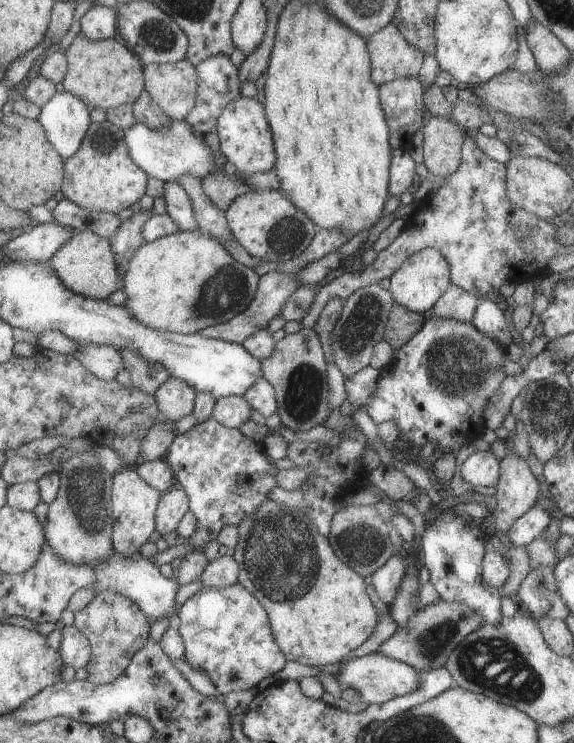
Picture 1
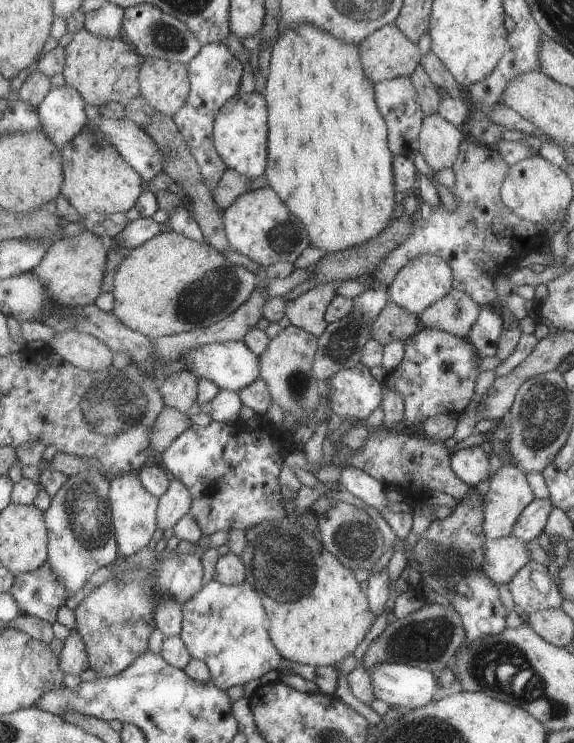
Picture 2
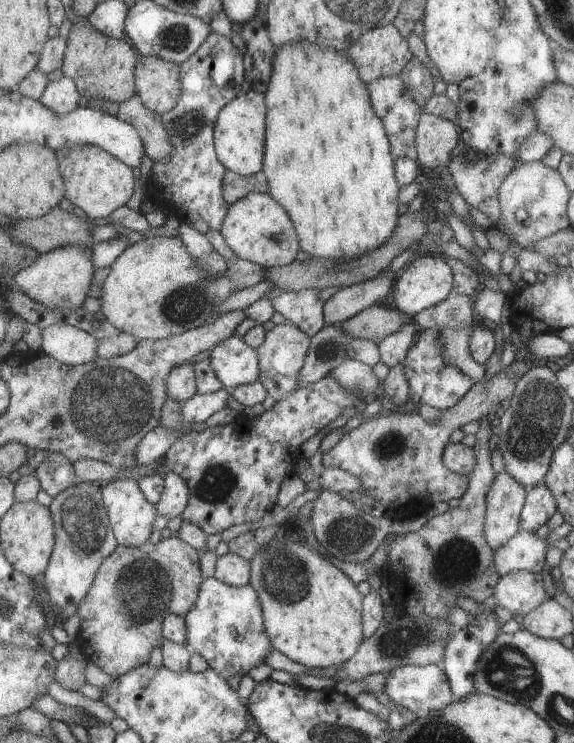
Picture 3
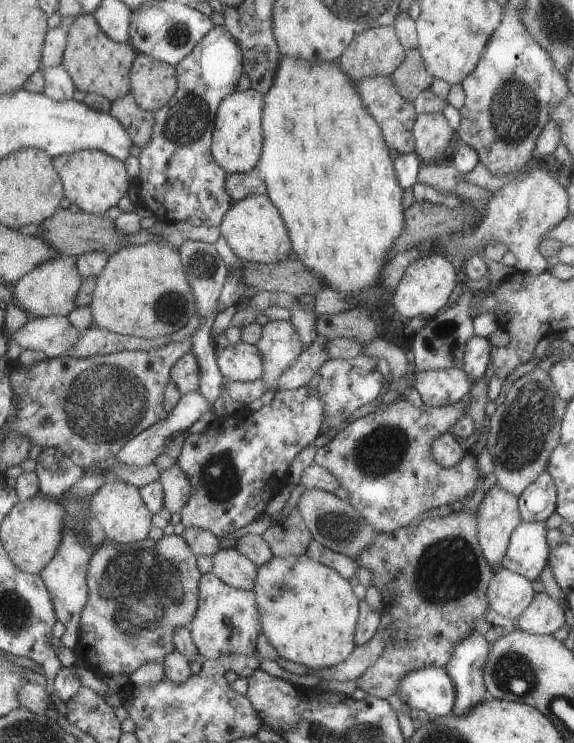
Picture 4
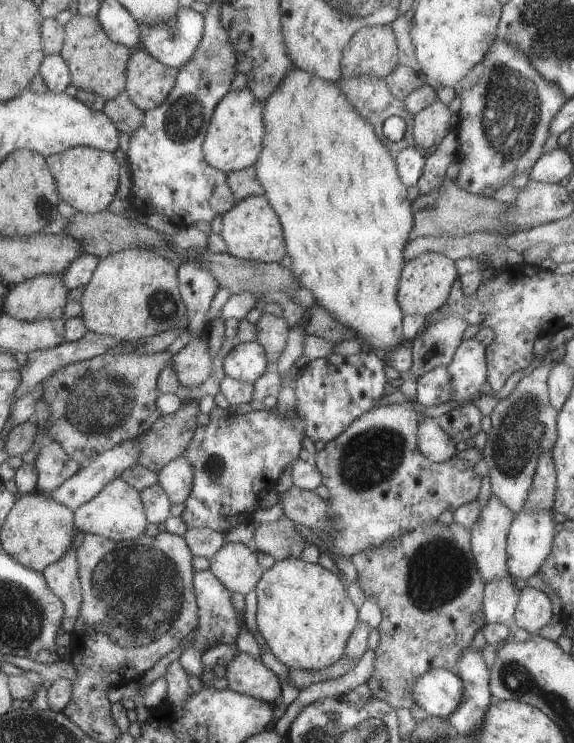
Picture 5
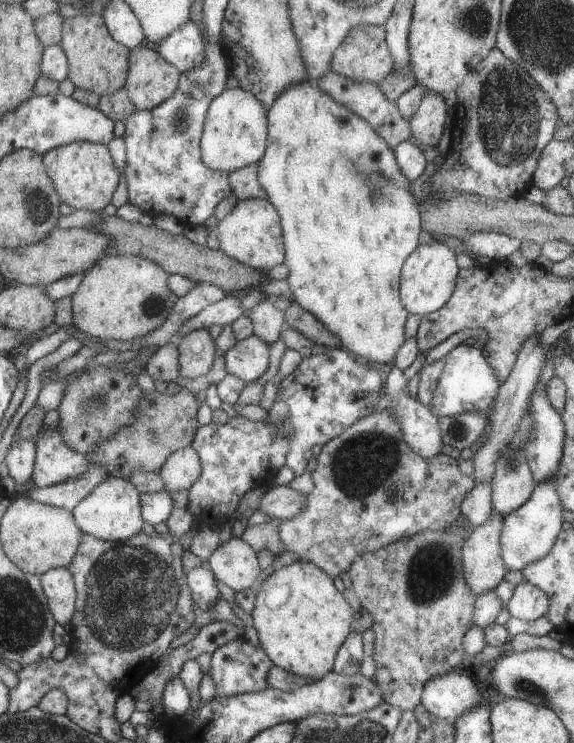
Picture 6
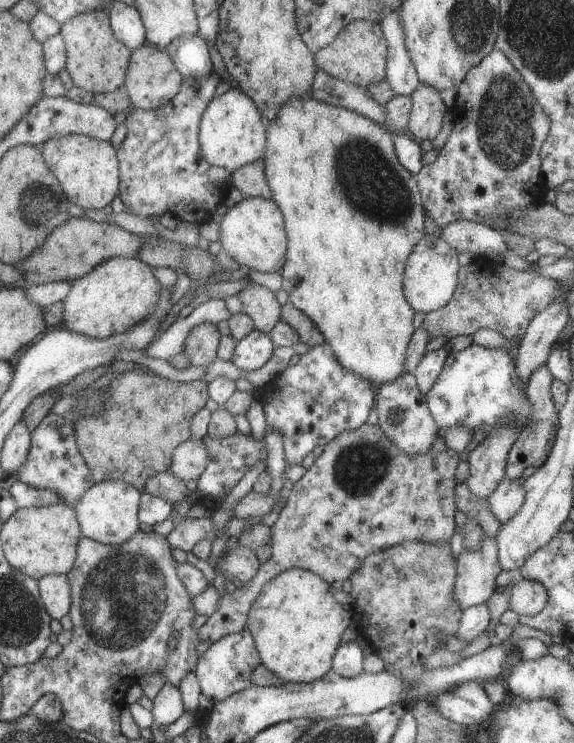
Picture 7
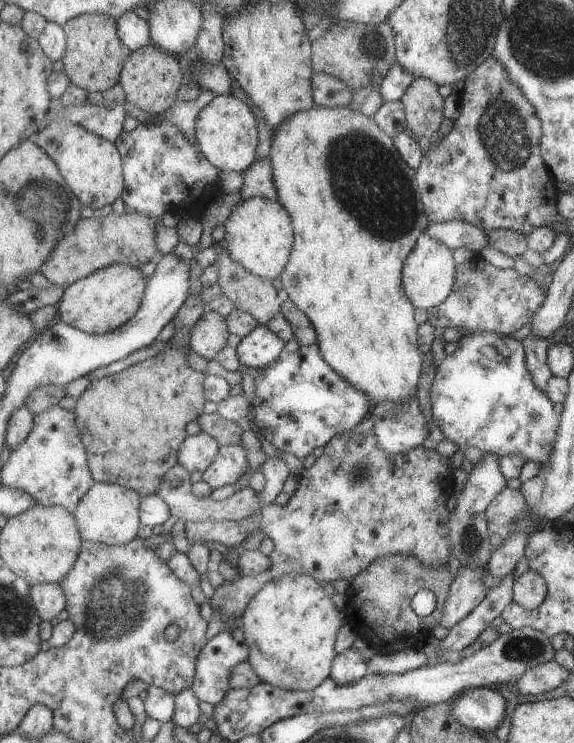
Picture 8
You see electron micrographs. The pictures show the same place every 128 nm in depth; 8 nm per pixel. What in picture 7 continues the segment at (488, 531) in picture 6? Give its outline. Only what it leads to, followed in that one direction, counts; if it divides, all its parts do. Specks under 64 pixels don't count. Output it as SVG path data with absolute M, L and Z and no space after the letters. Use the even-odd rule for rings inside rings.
M484 536L478 550L462 550L457 558L456 602L466 609L495 600L495 581L502 569L496 536Z

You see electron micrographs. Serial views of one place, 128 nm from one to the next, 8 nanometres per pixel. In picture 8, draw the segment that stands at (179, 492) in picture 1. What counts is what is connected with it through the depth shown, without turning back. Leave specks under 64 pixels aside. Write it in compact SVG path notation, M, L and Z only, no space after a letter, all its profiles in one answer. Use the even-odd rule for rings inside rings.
M205 432L189 435L180 445L177 463L188 472L204 472L218 454L220 445Z

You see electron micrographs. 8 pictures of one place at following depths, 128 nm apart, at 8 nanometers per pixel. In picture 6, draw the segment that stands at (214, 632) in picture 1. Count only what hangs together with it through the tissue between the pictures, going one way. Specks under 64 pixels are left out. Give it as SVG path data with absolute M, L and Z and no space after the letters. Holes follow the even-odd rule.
M196 567L187 572L187 582L190 586L194 602L202 610L210 610L214 602L220 598L215 574L203 567Z

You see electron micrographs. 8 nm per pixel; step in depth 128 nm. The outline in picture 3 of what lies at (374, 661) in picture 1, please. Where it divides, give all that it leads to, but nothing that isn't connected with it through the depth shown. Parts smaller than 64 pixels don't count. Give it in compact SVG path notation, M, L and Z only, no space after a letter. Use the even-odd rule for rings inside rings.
M406 665L403 667L388 669L384 678L384 696L396 706L406 706L412 712L428 713L432 710L442 710L450 702L456 702L459 698L452 692L446 673L439 665Z

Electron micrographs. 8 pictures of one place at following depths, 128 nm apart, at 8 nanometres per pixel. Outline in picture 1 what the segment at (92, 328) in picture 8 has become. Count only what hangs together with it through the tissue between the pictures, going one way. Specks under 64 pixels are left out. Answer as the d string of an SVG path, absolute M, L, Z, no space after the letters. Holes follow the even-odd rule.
M196 228L175 232L141 246L130 259L122 284L122 289L126 292L124 306L138 322L144 322L154 330L192 334L242 314L256 296L259 276L253 268L240 264L214 236L204 234Z

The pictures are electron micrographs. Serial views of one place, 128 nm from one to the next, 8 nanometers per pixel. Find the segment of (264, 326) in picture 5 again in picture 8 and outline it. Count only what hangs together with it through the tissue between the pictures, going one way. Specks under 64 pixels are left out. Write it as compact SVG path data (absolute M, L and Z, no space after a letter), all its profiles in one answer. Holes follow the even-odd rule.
M217 244L218 260L215 266L218 269L218 283L225 299L232 300L234 309L252 314L260 326L267 326L273 314L281 310L281 302L278 299L276 288L272 281L266 280L255 274L249 273L244 266L237 263L231 256L224 244Z

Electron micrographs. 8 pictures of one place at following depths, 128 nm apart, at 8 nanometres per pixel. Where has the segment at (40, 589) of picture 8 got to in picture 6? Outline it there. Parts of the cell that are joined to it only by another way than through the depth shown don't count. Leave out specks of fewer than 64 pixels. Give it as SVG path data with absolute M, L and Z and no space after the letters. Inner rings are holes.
M68 567L47 570L40 580L48 598L48 608L52 610L56 622L63 627L70 624L76 612L77 590Z

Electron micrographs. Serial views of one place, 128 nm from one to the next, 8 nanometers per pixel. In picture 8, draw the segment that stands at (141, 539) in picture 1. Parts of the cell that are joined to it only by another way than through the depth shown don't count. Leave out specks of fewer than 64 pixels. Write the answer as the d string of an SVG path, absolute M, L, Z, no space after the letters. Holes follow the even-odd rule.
M95 482L73 512L82 538L107 545L123 545L138 537L142 524L139 517L140 498L135 490L125 486Z

